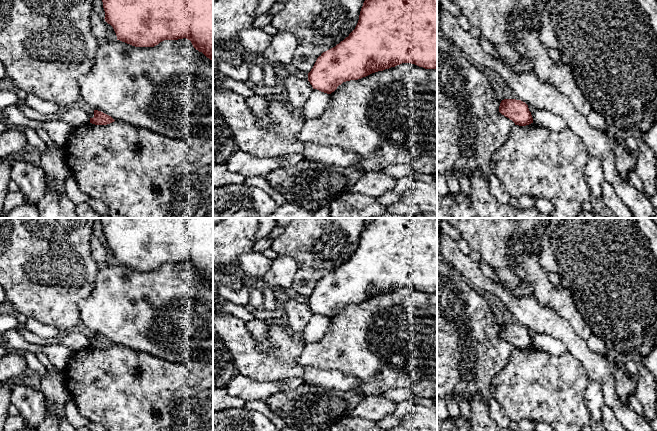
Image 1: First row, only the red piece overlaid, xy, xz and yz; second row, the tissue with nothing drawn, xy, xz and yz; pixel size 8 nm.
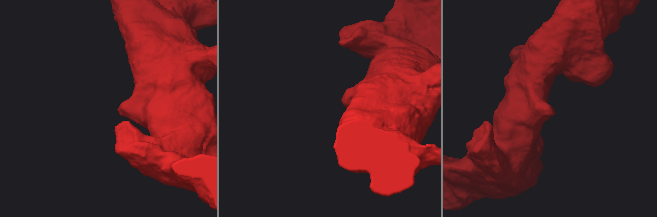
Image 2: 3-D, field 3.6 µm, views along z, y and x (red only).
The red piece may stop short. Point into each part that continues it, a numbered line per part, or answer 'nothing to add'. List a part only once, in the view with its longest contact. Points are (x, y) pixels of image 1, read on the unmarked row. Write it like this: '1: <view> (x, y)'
nothing to add

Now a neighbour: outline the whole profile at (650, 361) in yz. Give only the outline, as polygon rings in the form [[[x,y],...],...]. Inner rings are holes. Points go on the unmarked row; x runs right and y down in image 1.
[[[657,342],[654,344],[651,352],[643,358],[643,362],[657,381]]]

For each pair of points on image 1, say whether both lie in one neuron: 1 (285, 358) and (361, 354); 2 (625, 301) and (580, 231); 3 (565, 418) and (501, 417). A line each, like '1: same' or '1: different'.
1: different
2: same
3: different

